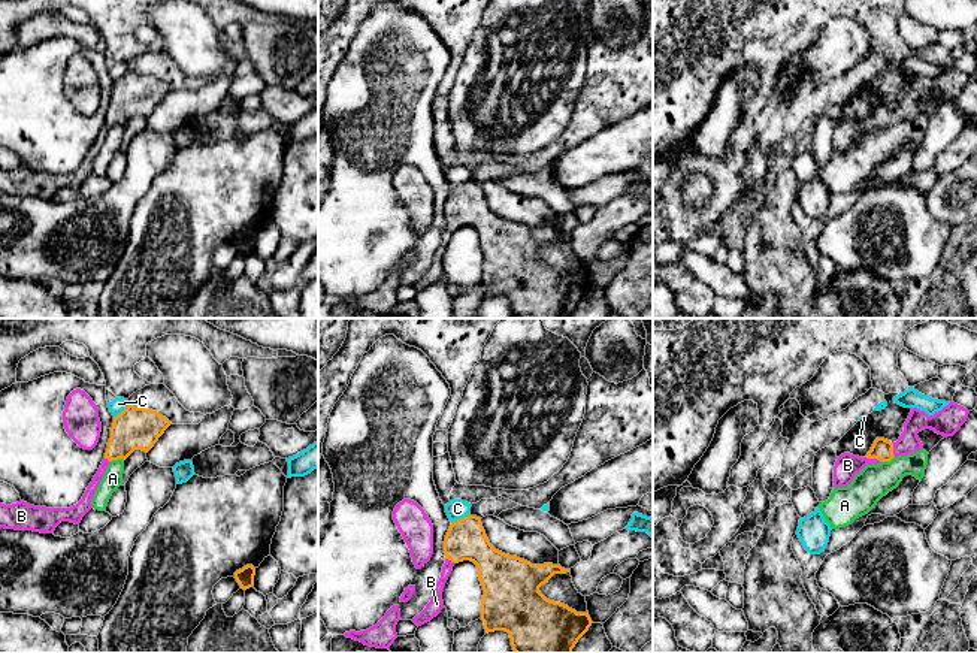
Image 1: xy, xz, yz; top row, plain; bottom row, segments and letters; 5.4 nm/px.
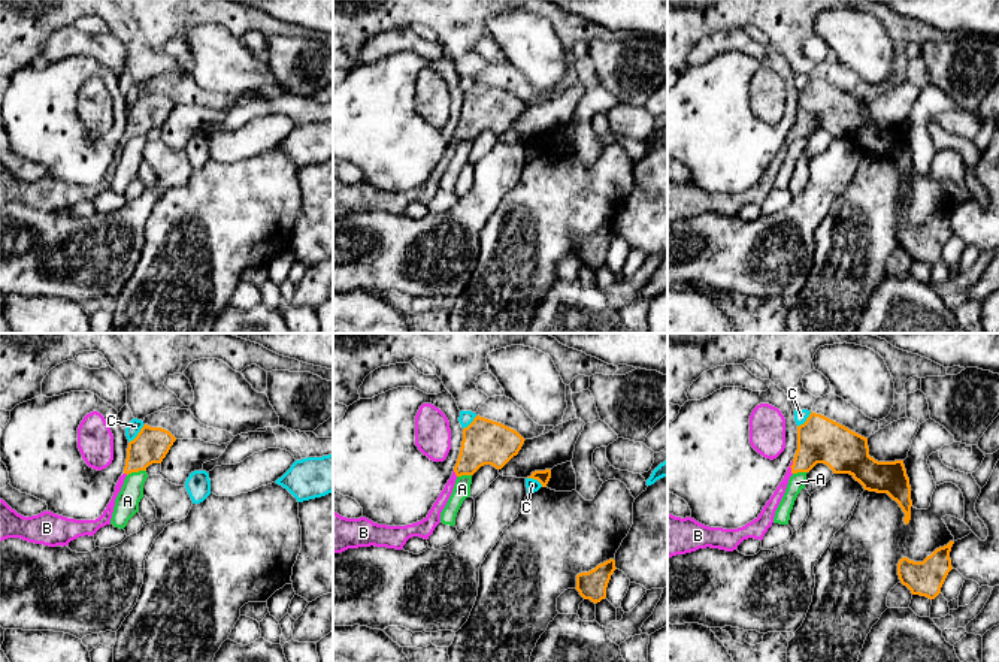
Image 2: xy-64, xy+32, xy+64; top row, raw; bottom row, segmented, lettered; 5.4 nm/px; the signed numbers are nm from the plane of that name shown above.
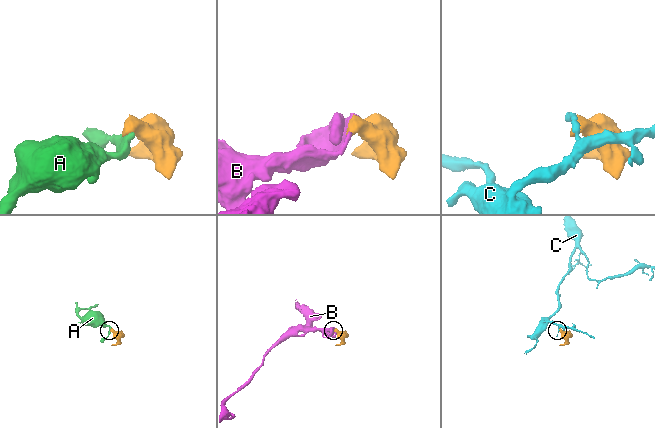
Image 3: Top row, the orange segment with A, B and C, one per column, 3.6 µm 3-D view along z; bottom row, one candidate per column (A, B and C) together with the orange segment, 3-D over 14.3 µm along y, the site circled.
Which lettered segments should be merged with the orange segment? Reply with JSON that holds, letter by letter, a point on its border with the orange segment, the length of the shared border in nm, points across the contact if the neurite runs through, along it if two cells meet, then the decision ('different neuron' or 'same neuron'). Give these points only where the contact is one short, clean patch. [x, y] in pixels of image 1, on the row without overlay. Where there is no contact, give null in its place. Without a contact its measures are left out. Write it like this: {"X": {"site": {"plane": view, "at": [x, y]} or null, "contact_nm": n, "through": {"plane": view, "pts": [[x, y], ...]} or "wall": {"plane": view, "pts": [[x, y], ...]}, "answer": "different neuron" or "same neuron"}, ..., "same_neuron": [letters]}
{"A": {"site": {"plane": "xy", "at": [117, 124]}, "contact_nm": 70, "wall": {"plane": "xy", "pts": [[123, 124], [111, 127]]}, "answer": "different neuron"}, "B": {"site": {"plane": "yz", "at": [873, 123]}, "contact_nm": 90, "answer": "same neuron"}, "C": {"site": {"plane": "xz", "at": [460, 184]}, "contact_nm": 120, "answer": "different neuron"}, "same_neuron": ["B"]}

